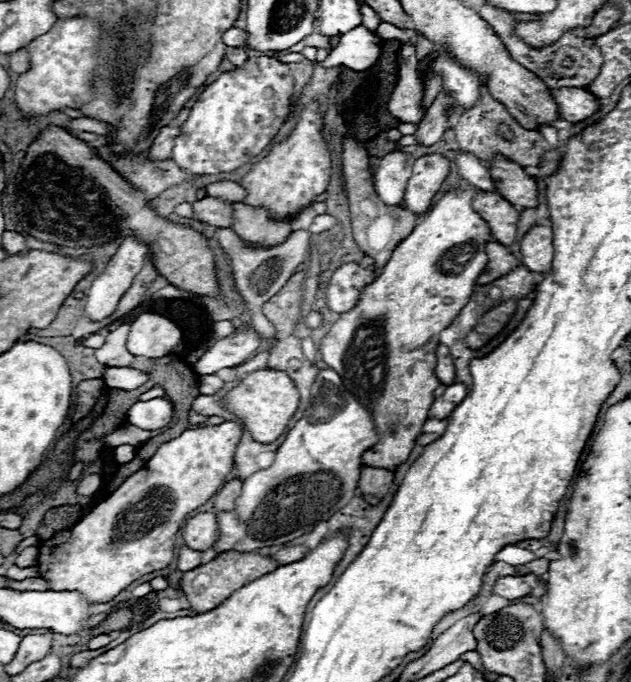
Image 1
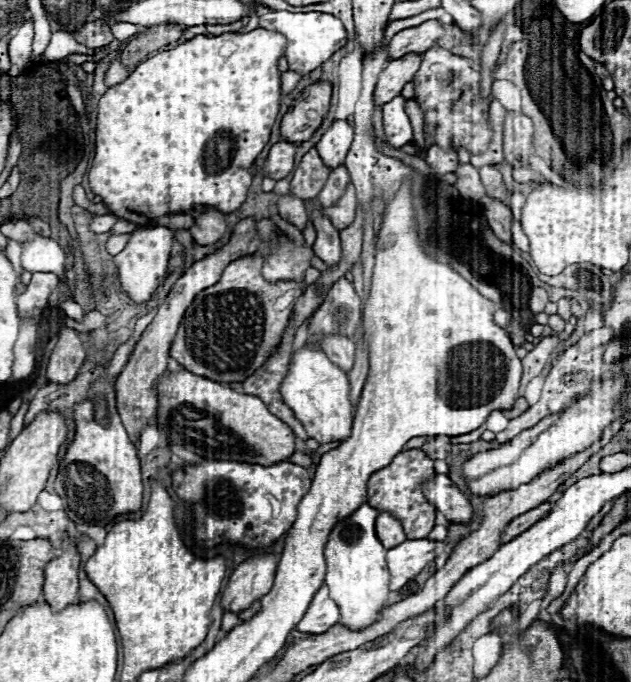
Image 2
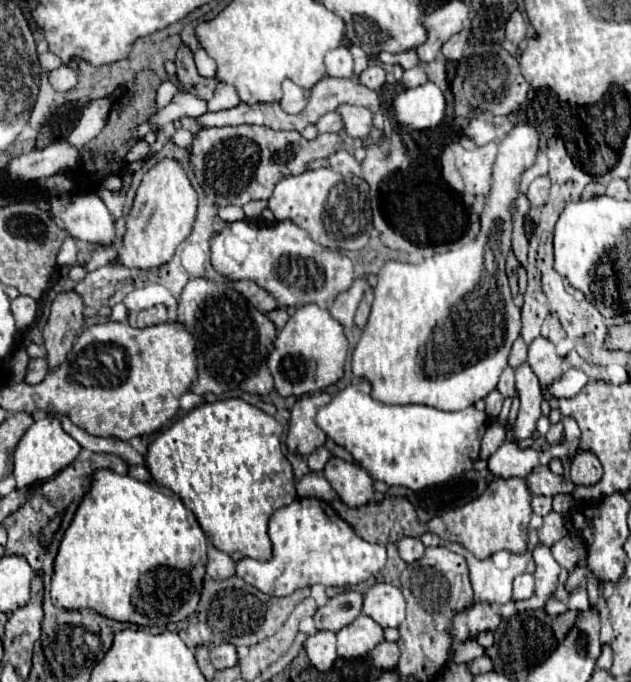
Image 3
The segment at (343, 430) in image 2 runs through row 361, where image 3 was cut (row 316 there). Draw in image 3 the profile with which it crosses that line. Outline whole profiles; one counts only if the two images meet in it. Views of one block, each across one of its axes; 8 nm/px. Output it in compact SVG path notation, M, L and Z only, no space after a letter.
M308 304L296 310L288 324L278 332L274 350L268 356L268 370L274 378L274 388L280 396L304 396L314 390L324 390L336 384L344 372L348 340L342 326L330 316L328 310Z

